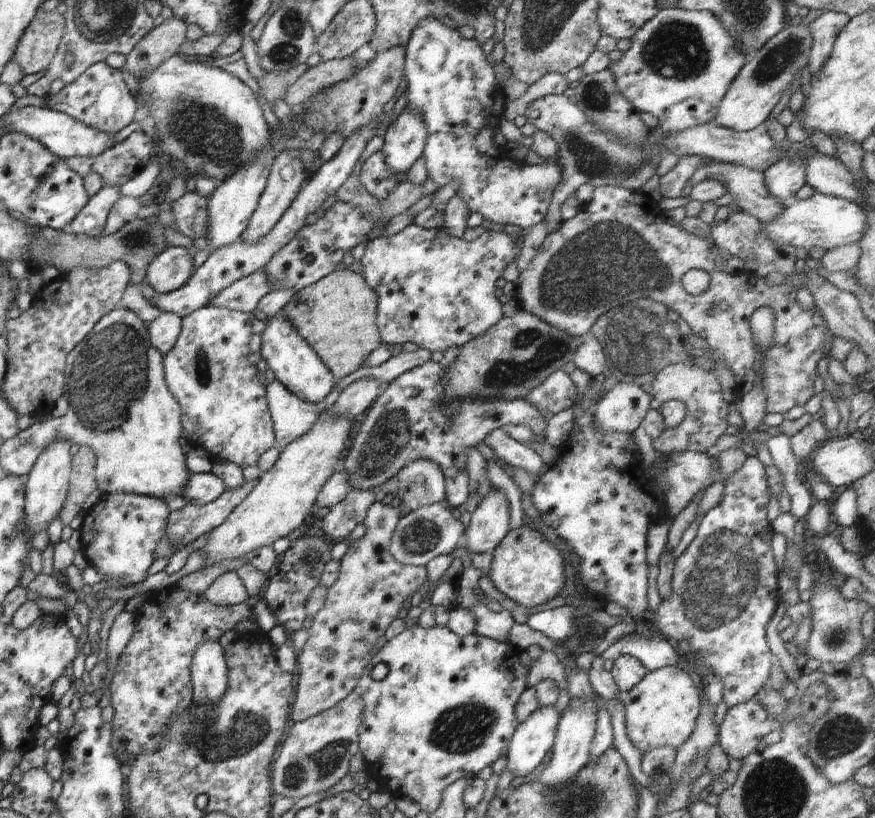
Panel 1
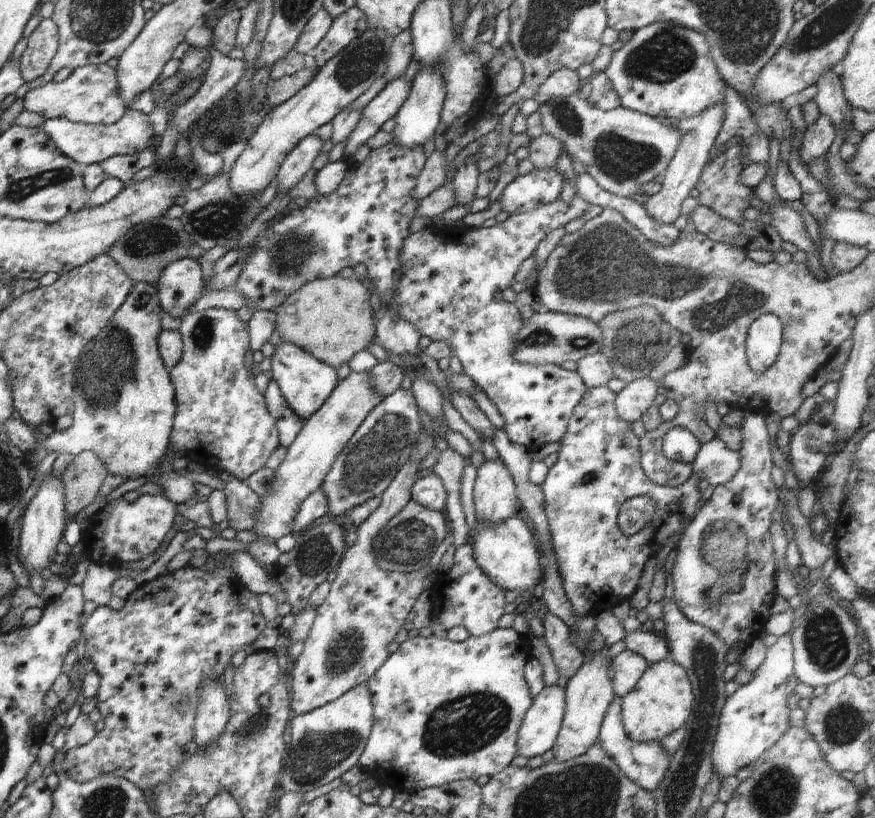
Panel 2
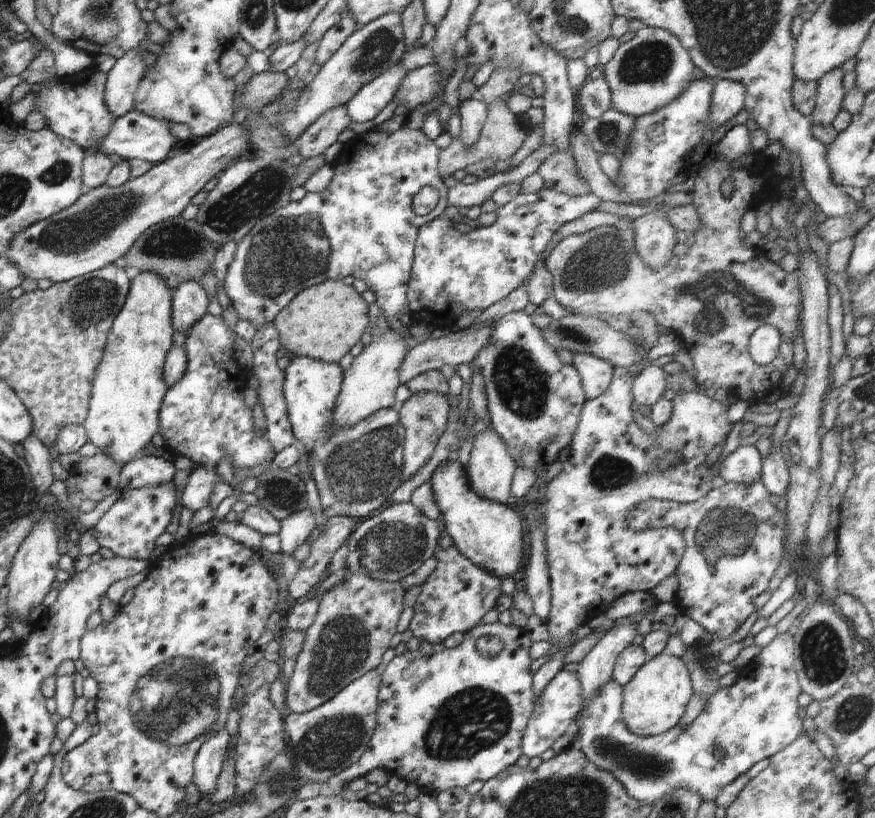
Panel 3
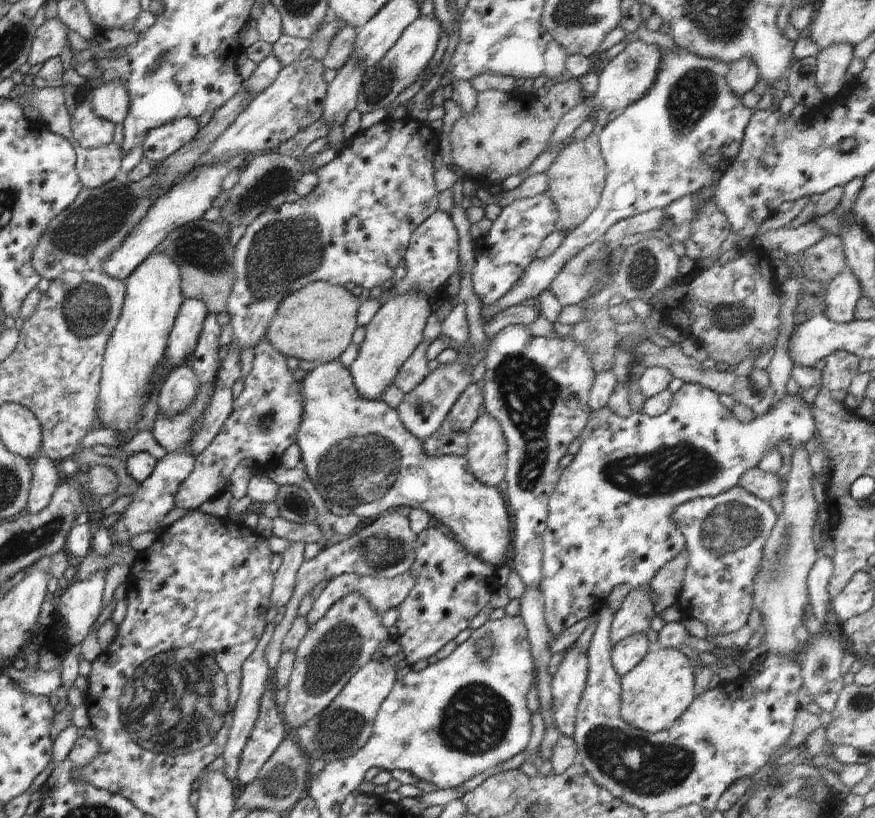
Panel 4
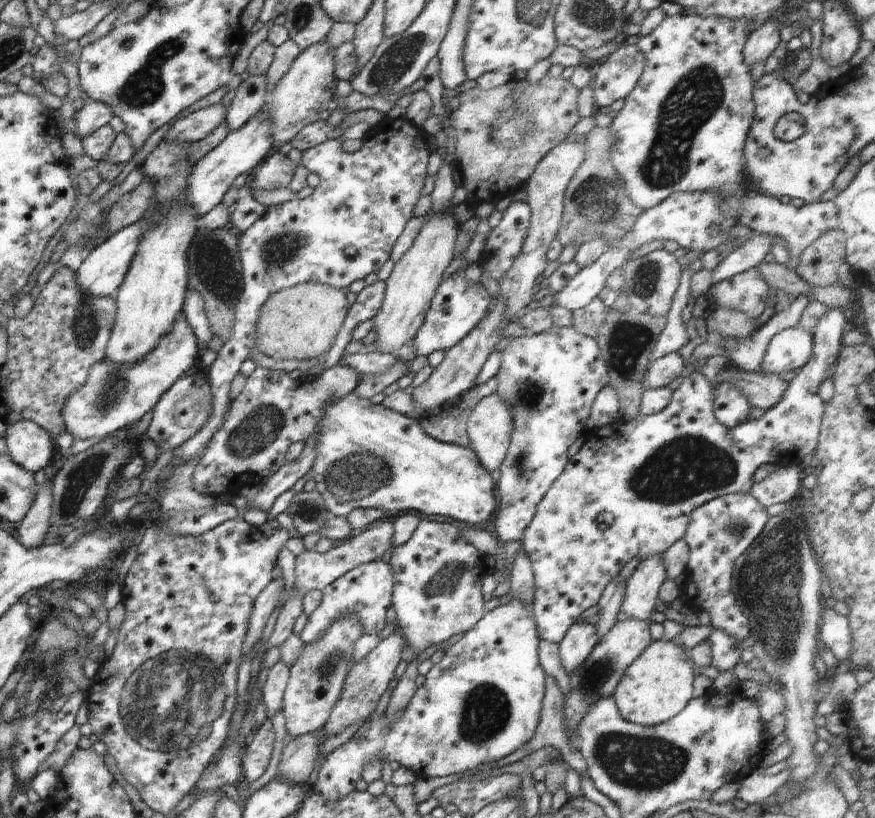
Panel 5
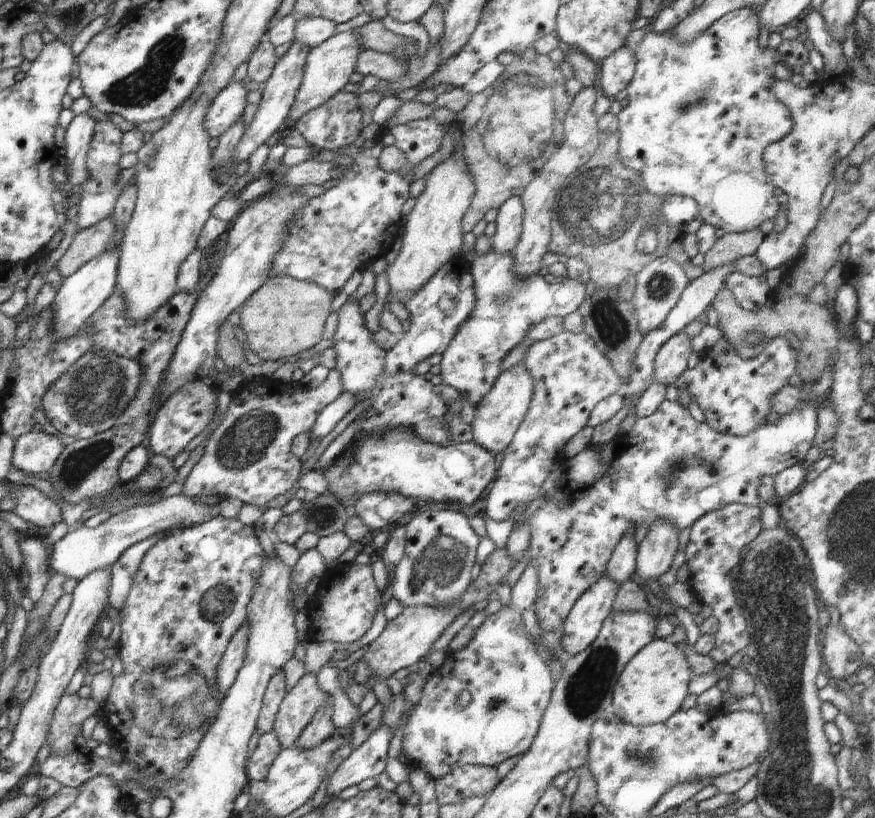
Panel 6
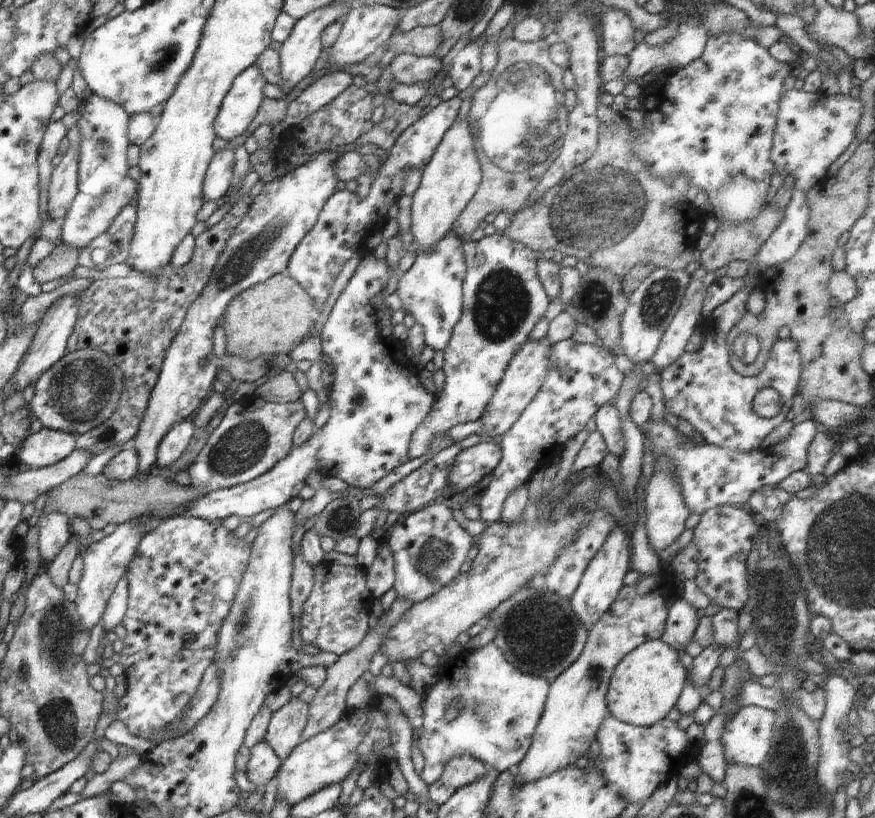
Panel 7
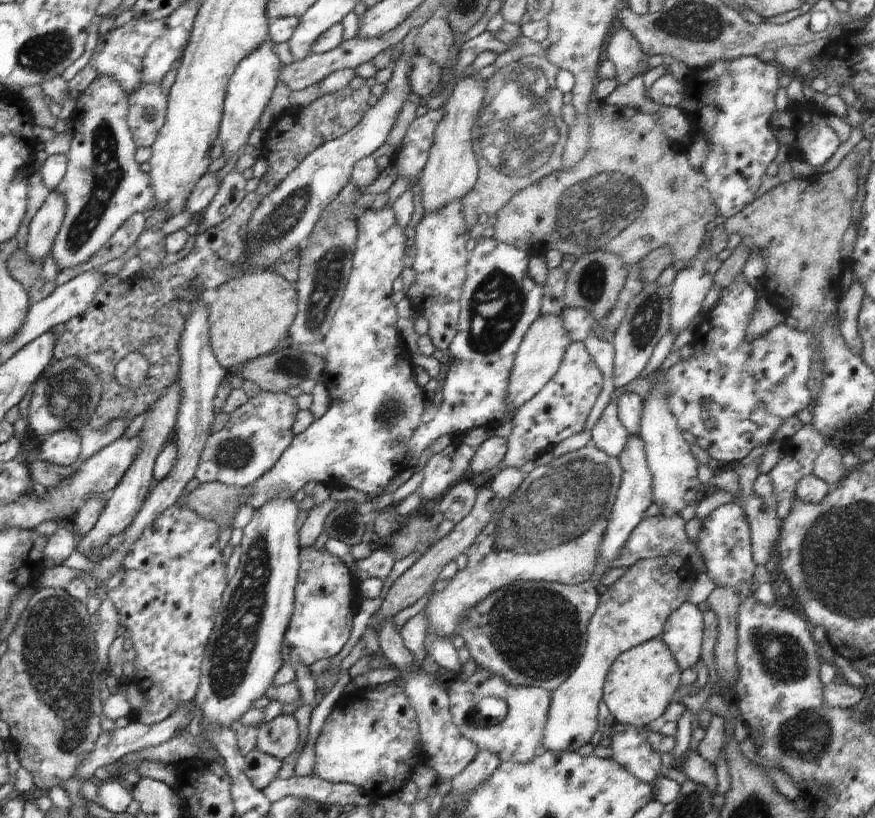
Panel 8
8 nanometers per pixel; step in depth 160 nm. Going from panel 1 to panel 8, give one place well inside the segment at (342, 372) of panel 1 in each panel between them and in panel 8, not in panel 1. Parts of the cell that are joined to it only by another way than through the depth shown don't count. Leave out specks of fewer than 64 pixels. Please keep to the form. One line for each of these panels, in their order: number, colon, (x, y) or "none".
2: (331, 318)
3: (323, 322)
4: (316, 322)
5: (300, 322)
6: (285, 316)
7: (273, 317)
8: (250, 318)

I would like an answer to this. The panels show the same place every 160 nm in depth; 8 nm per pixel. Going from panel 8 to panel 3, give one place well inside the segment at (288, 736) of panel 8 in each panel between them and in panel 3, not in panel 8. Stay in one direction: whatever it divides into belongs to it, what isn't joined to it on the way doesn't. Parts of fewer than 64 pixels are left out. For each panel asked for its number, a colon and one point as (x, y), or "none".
3: (356, 620)
4: (343, 640)
5: (315, 681)
6: (298, 707)
7: (284, 734)

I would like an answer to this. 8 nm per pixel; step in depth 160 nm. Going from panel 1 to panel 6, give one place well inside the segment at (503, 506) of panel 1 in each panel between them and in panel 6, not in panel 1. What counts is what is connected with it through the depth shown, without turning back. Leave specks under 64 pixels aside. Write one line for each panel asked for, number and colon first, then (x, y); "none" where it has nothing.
2: (495, 495)
3: (490, 468)
4: (486, 454)
5: (490, 424)
6: (498, 415)

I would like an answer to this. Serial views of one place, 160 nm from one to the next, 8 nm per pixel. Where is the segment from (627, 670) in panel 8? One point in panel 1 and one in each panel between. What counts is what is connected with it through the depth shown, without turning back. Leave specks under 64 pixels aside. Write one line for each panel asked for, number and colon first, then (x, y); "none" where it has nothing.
1: (661, 710)
2: (661, 702)
3: (654, 700)
4: (660, 688)
5: (658, 685)
6: (654, 683)
7: (646, 685)

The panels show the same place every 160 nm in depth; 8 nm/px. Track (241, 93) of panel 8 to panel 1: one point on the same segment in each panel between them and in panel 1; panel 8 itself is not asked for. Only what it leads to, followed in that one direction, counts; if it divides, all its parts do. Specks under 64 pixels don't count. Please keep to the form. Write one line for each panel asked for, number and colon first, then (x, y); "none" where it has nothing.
1: (64, 136)
2: (85, 144)
3: (136, 135)
4: (161, 142)
5: (196, 126)
6: (226, 109)
7: (240, 106)

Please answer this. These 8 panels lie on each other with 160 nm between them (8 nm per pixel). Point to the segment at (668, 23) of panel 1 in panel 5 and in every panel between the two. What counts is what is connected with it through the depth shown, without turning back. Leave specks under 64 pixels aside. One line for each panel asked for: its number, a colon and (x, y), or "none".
2: (665, 71)
3: (651, 69)
4: (625, 79)
5: (619, 74)

